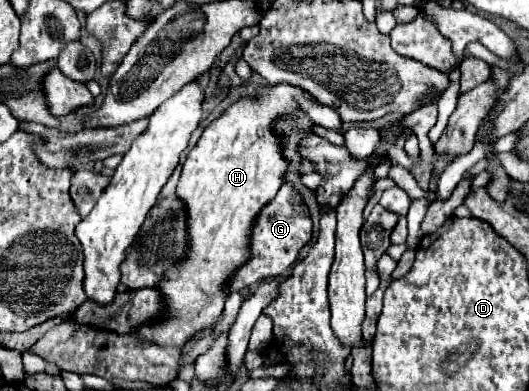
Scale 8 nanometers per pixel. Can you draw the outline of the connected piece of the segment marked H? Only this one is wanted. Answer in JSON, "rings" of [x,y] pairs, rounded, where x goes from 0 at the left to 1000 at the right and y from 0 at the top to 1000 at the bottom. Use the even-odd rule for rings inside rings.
{"rings":[[[546,215],[490,225],[482,251],[448,256],[403,307],[372,373],[357,389],[331,496],[350,517],[361,629],[353,629],[350,660],[331,670],[293,731],[304,742],[304,762],[312,762],[316,777],[312,813],[304,813],[308,824],[255,844],[263,870],[342,890],[369,854],[403,834],[418,808],[433,757],[437,701],[474,660],[471,598],[482,563],[520,506],[543,435],[527,379],[531,353],[512,338],[512,312],[565,276],[550,256],[550,246],[561,240],[573,240],[573,230]]]}

